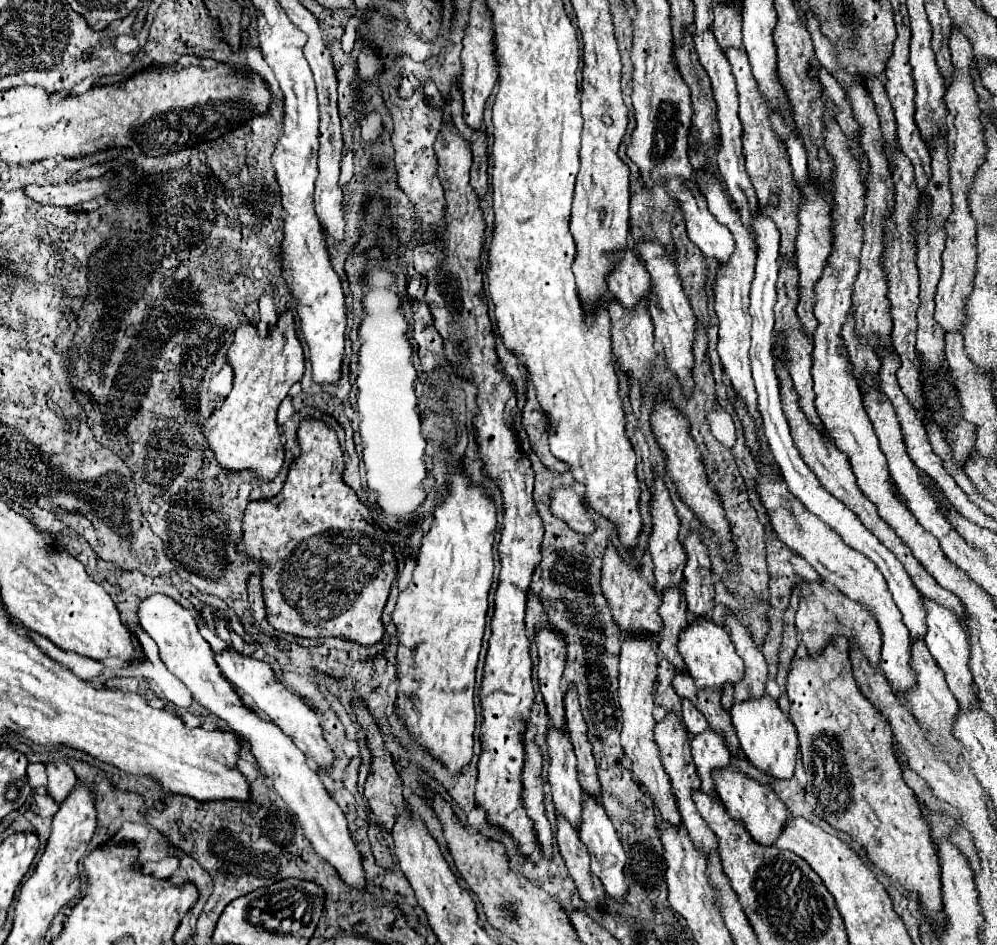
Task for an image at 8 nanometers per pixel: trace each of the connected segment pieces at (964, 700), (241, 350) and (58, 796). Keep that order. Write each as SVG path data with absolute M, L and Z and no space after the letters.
M925 599L925 607L929 609L925 645L927 645L929 653L933 655L933 659L937 661L937 665L943 669L947 687L953 693L953 697L957 699L959 709L961 711L971 711L977 706L981 707L979 689L975 685L975 677L971 675L971 671L967 667L967 663L969 663L969 637L967 637L967 631L961 627L961 623L953 615L953 611L945 611L943 607L937 607L935 603L929 603L927 599Z
M291 311L279 317L275 329L269 331L265 339L259 337L253 325L241 323L227 351L227 361L233 369L233 389L221 409L201 425L201 435L207 439L207 447L213 451L223 471L251 471L259 481L267 483L279 473L285 459L275 423L277 409L305 371L303 349L295 333Z
M55 761L55 763L47 765L47 775L49 775L47 795L53 797L53 801L57 805L61 805L69 797L73 787L77 785L77 777L75 777L73 769L63 761Z

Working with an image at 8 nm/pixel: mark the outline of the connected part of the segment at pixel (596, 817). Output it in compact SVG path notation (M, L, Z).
M587 795L587 801L583 805L583 823L581 823L579 837L591 855L591 871L601 879L607 895L611 899L615 899L617 903L623 903L623 897L627 893L627 885L625 885L625 877L623 877L625 851L623 851L623 845L615 833L613 823L609 821L605 809L601 807L601 803L597 799L593 799L589 795Z

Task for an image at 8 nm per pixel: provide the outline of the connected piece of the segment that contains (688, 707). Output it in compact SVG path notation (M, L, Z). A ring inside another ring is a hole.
M687 699L683 701L683 725L685 725L687 733L689 733L689 739L695 737L695 735L705 733L709 729L709 725L705 723L705 717L699 715L699 711Z

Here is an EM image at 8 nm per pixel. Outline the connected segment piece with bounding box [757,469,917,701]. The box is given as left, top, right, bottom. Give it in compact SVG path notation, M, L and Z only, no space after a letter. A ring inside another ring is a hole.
M759 469L757 491L761 495L763 505L767 507L767 513L771 517L771 525L773 525L777 537L791 551L801 555L819 573L819 577L823 581L835 585L851 601L859 603L869 613L873 613L873 617L881 629L881 637L883 637L879 667L881 667L885 679L889 681L893 693L905 701L905 695L909 691L913 691L917 685L915 671L909 665L911 639L909 639L909 631L905 631L905 625L901 623L901 613L891 597L891 591L887 589L887 583L885 583L881 571L877 571L877 567L869 559L865 559L865 555L861 555L859 551L845 547L845 543L841 543L841 537L837 533L833 533L827 523L821 523L821 519L817 519L815 515L809 515L809 511L805 511L805 507L801 507L801 503L797 503L797 499L793 499L793 495L789 495L783 479L773 479L773 483L769 483L769 479L765 479L763 475L765 473ZM789 499L793 499L793 507L797 507L797 515L789 515L789 511L785 511L785 507L789 507Z

